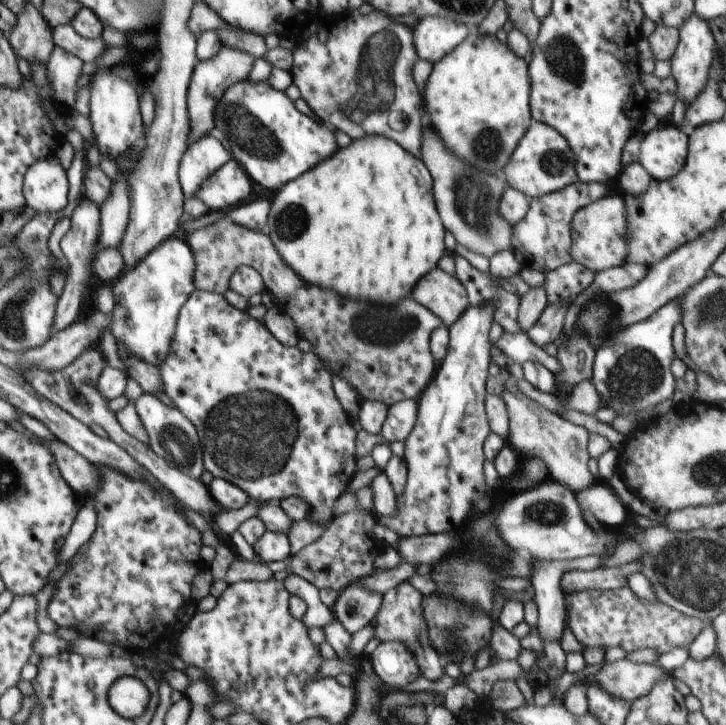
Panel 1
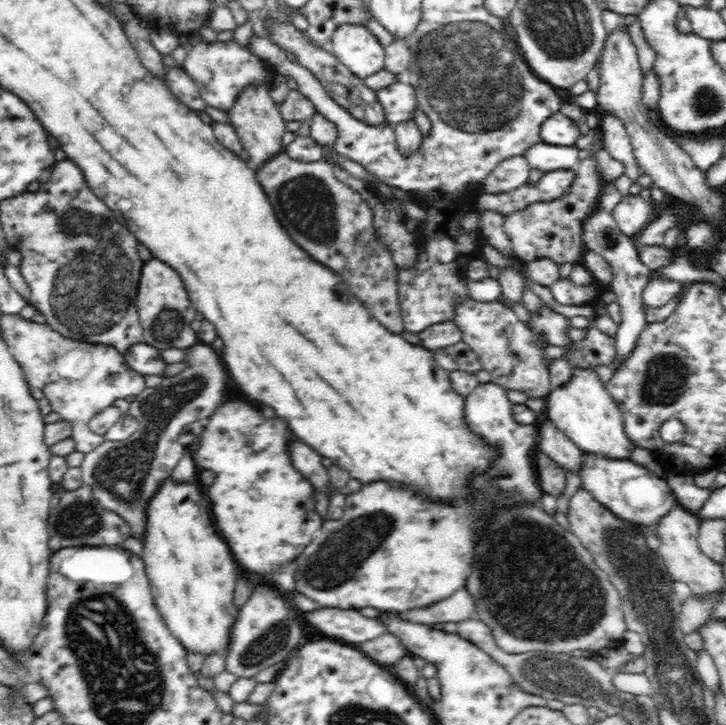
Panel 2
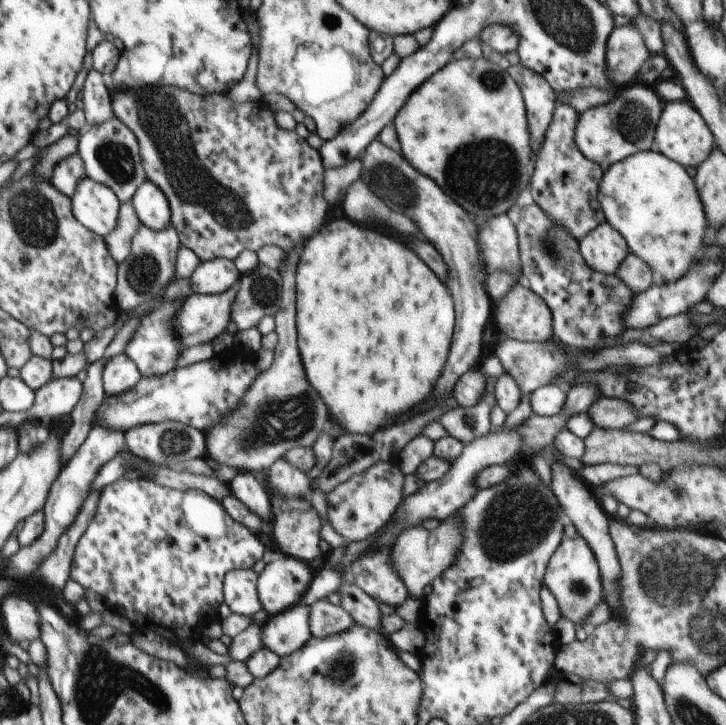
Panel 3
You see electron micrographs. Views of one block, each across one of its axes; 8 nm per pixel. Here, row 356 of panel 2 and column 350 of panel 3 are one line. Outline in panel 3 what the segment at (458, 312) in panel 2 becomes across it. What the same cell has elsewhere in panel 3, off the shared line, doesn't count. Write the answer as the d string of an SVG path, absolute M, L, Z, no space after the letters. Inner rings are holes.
M377 462L359 475L351 476L327 494L324 509L328 511L328 522L342 536L345 545L366 540L380 531L392 518L402 502L404 474L398 462Z

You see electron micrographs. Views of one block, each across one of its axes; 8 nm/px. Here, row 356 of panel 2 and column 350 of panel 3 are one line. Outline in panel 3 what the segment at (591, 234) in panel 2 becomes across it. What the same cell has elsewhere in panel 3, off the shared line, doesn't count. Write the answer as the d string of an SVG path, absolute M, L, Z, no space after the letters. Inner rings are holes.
M328 599L319 600L309 606L309 627L312 637L327 637L351 627L355 620L340 605L334 605Z

